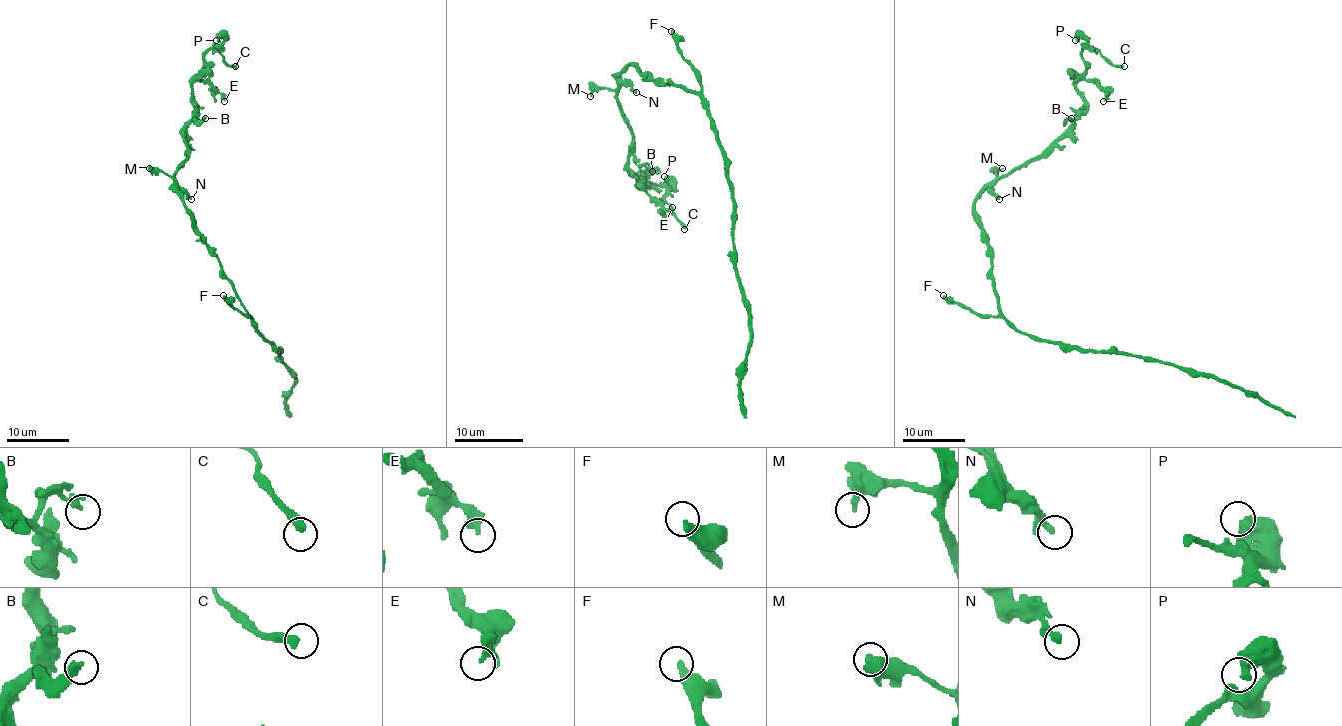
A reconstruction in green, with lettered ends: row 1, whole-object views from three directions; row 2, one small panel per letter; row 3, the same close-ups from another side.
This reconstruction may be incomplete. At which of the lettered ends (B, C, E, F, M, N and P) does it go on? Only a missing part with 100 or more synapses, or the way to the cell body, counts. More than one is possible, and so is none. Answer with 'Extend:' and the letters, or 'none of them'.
Extend: F

